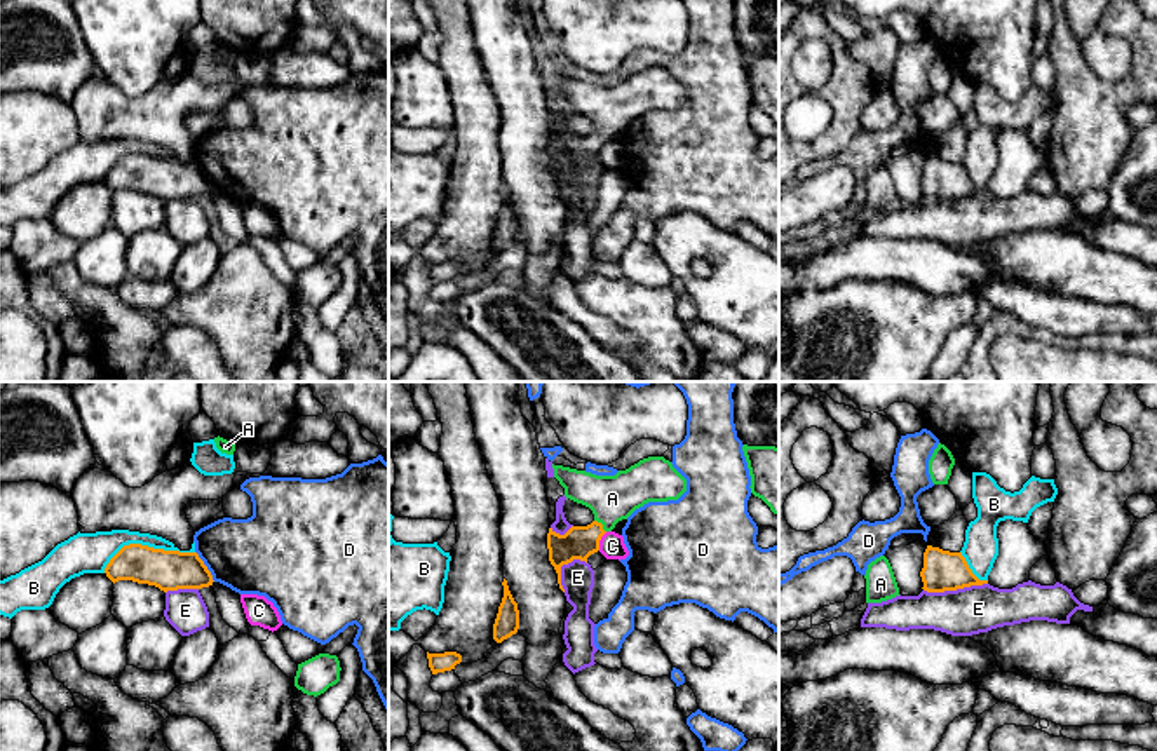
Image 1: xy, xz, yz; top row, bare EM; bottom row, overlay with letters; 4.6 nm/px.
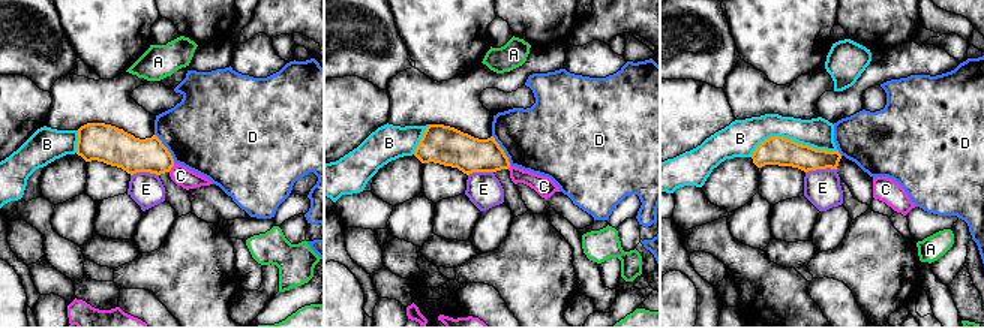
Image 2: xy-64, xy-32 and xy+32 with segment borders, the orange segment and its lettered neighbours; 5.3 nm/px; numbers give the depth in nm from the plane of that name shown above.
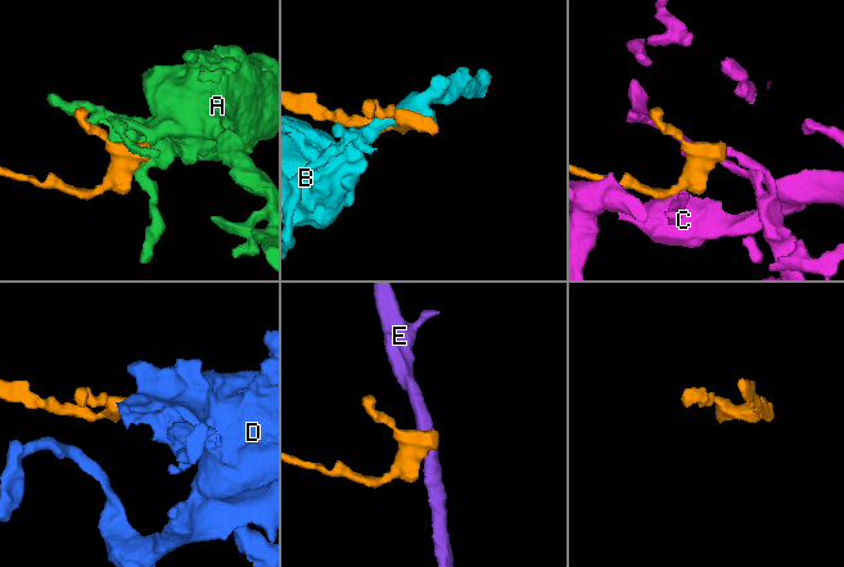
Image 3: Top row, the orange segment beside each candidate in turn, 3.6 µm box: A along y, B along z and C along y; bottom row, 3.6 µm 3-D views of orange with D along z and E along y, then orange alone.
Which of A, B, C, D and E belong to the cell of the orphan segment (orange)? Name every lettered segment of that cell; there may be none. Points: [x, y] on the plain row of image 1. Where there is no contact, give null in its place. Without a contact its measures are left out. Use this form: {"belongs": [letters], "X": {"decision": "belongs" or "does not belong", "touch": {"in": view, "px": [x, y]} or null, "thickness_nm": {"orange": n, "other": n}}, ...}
{"belongs": ["A"], "A": {"decision": "belongs", "touch": {"in": "xz", "px": [602, 135]}, "thickness_nm": {"orange": 160, "other": 220}}, "B": {"decision": "does not belong", "touch": {"in": "xy", "px": [145, 155]}, "thickness_nm": {"orange": 190, "other": 180}}, "C": {"decision": "does not belong", "touch": {"in": "xz", "px": [600, 148]}, "thickness_nm": {"orange": 160, "other": 120}}, "D": {"decision": "does not belong", "touch": {"in": "xy", "px": [206, 176]}, "thickness_nm": {"orange": 190, "other": 360}}, "E": {"decision": "does not belong", "touch": {"in": "yz", "px": [955, 199]}, "thickness_nm": {"orange": 190, "other": 220}}}

